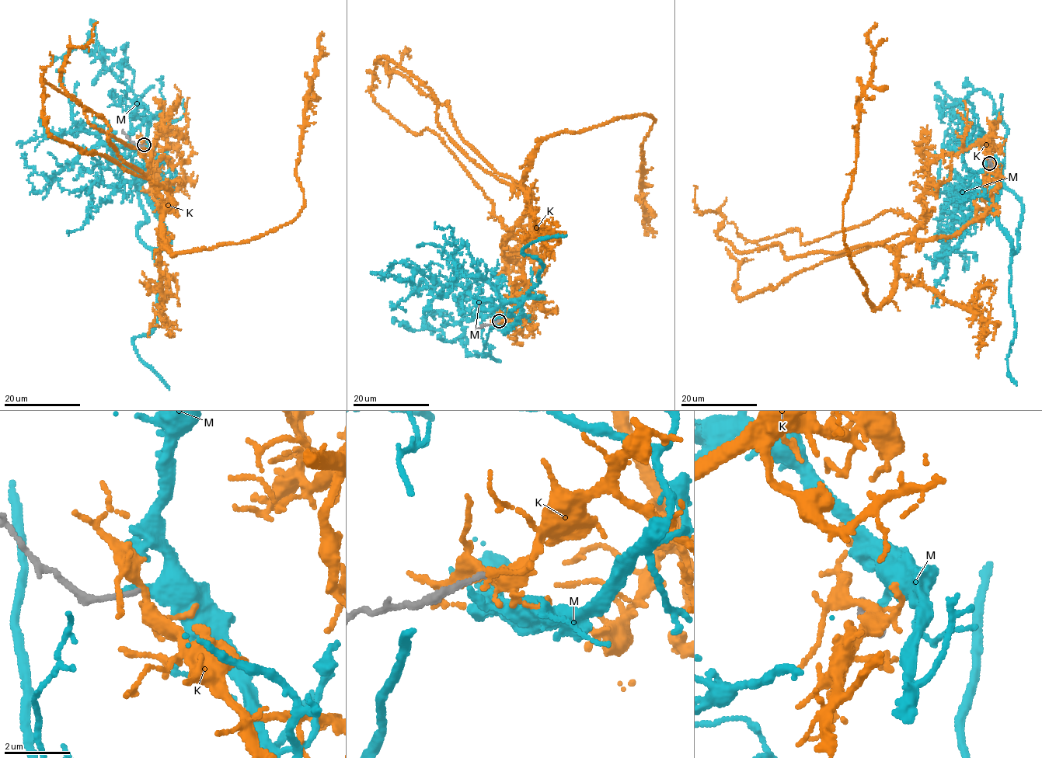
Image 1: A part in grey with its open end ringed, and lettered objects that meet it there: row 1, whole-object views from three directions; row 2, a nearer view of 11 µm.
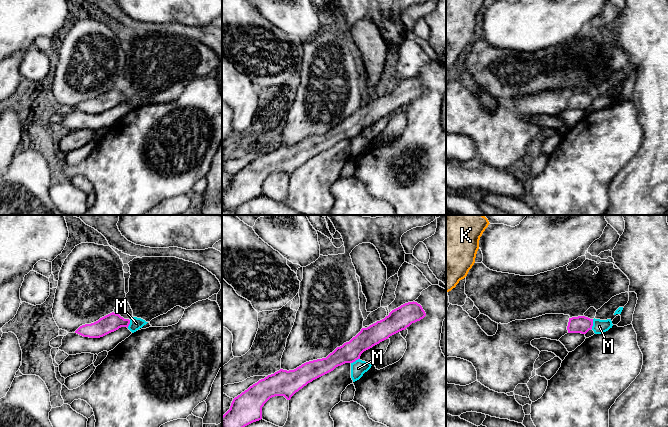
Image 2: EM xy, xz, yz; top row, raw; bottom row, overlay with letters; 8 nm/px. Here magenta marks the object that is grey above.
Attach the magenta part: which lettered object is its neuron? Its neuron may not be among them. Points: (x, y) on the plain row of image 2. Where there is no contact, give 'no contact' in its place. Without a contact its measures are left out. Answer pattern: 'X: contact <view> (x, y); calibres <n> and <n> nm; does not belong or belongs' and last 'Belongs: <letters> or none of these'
K: no contact; does not belong
M: contact yz (592, 100); calibres 140 and 110 nm; does not belong
Belongs: none of these

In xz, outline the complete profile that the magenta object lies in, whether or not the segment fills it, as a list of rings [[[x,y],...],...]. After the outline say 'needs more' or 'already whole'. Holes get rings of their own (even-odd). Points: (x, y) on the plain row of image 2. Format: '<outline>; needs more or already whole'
[[[408,78],[392,86],[384,95],[377,97],[353,113],[349,118],[337,123],[326,134],[306,138],[294,146],[283,146],[268,151],[264,155],[250,162],[247,166],[235,173],[230,185],[222,192],[222,210],[237,209],[245,202],[262,195],[262,183],[272,173],[284,172],[287,176],[313,156],[333,147],[345,139],[353,139],[360,135],[361,130],[388,115],[390,112],[405,106],[412,99],[420,97],[426,92],[422,82],[417,78]]]; already whole

